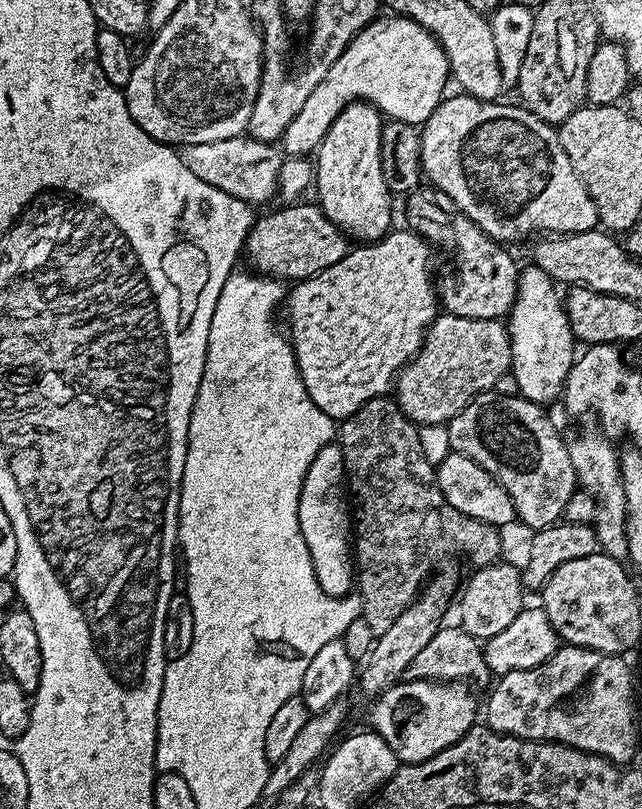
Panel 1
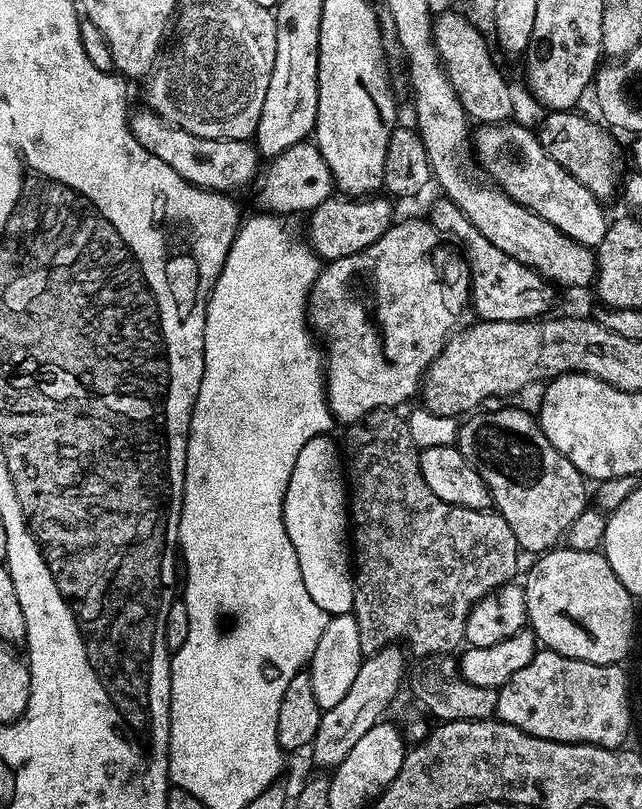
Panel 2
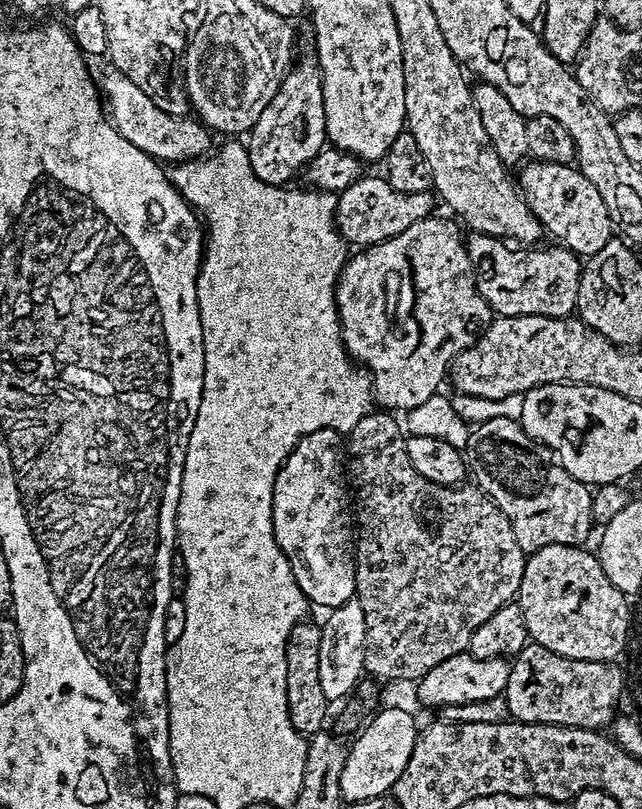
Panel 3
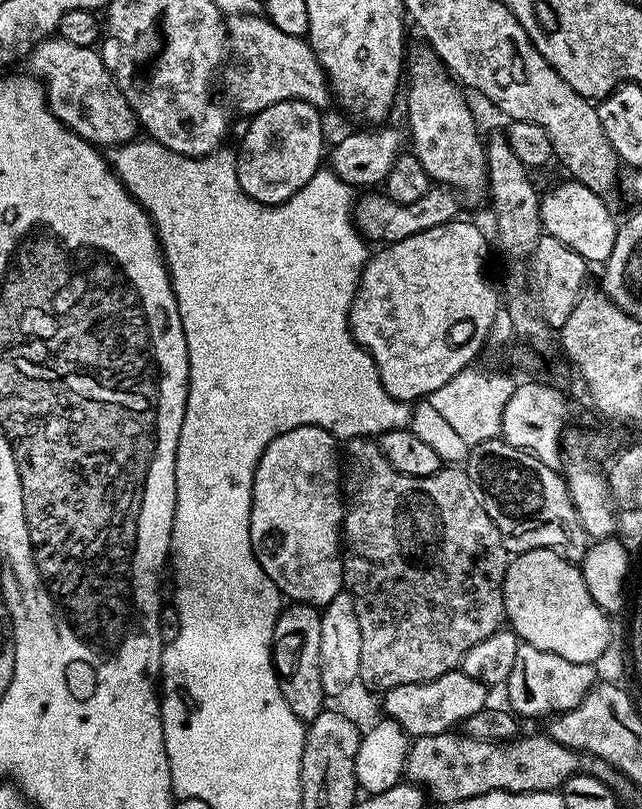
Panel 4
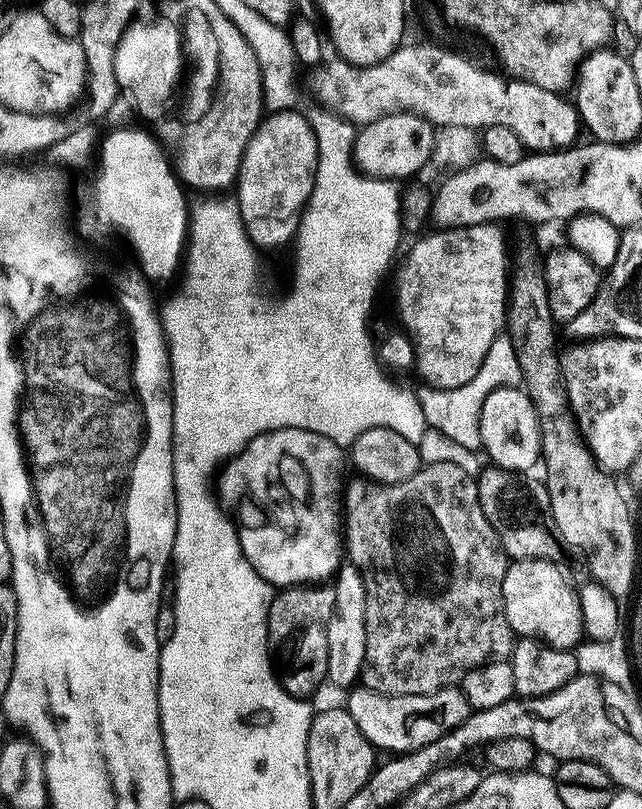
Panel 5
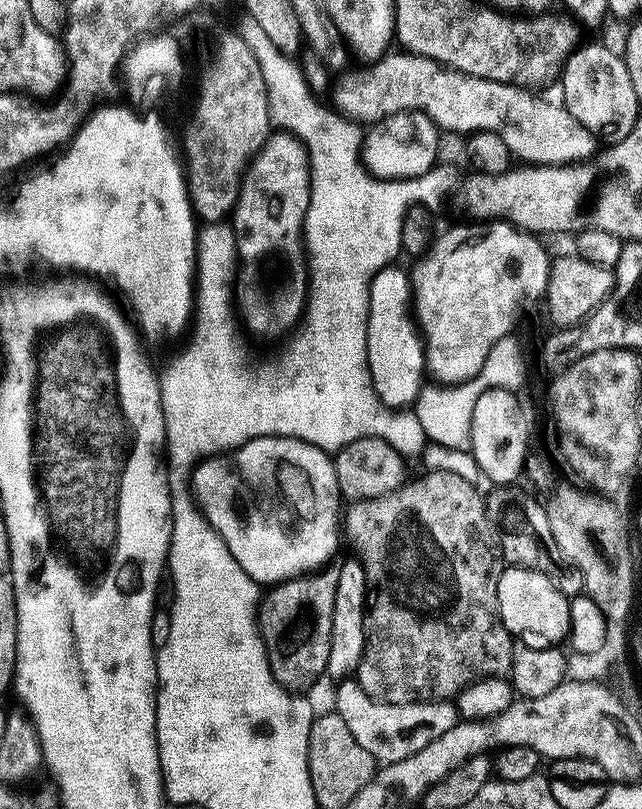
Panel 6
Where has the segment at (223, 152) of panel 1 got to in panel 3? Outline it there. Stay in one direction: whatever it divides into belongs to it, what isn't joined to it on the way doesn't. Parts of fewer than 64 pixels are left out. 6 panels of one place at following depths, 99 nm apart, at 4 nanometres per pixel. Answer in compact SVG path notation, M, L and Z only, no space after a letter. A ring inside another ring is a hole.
M115 70L107 71L98 76L98 91L108 119L130 146L138 146L138 150L142 150L157 162L168 160L169 165L179 164L185 160L199 160L201 156L207 156L213 151L213 133L205 128L199 119L179 119L164 113L158 109L155 101L138 86L134 86L125 74Z

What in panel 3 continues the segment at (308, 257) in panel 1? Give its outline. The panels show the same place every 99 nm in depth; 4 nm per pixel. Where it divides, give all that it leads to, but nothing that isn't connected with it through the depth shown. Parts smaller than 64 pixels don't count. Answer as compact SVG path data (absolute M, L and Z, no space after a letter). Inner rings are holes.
M364 174L350 186L346 186L346 190L338 193L334 221L345 245L356 244L360 248L369 248L372 244L381 244L402 234L402 230L414 226L414 222L433 215L432 200L434 201L434 196L431 191L403 193L394 190L383 175Z

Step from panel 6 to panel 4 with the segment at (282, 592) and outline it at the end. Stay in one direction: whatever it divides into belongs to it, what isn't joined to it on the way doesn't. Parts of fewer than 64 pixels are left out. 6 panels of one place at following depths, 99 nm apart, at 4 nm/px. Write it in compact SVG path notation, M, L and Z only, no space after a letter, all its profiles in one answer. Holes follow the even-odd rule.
M292 602L280 613L274 626L274 643L272 646L272 663L276 666L277 673L283 674L280 689L286 698L286 706L299 720L310 722L318 718L318 714L325 711L326 697L322 690L322 612L315 604Z

